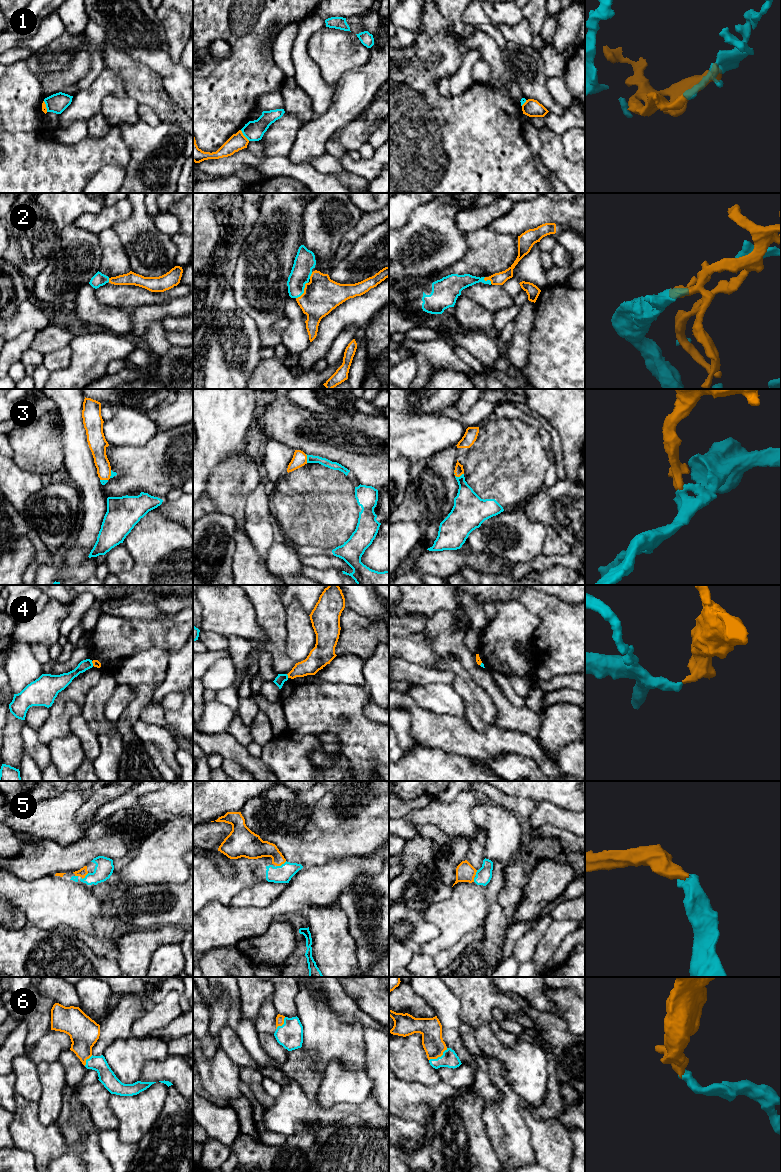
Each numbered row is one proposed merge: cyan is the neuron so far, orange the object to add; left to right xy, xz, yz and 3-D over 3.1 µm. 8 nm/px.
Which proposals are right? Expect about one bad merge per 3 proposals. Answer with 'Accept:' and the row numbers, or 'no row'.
Accept: 2, 3, 5, 6

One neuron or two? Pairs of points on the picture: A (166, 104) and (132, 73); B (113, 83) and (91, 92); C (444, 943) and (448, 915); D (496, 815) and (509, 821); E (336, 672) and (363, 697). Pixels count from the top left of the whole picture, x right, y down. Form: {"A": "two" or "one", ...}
{"A": "one", "B": "one", "C": "one", "D": "one", "E": "two"}

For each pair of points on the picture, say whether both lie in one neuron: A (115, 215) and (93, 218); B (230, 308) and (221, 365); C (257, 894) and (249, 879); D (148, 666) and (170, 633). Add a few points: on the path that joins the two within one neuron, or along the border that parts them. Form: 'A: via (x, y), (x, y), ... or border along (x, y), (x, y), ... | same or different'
A: via (110, 215), (106, 218), (98, 218) | same
B: via (240, 322), (244, 330), (229, 351) | same
C: border along (263, 881), (244, 887), (232, 898) | different
D: border along (138, 651), (152, 647), (161, 647), (170, 652) | different

